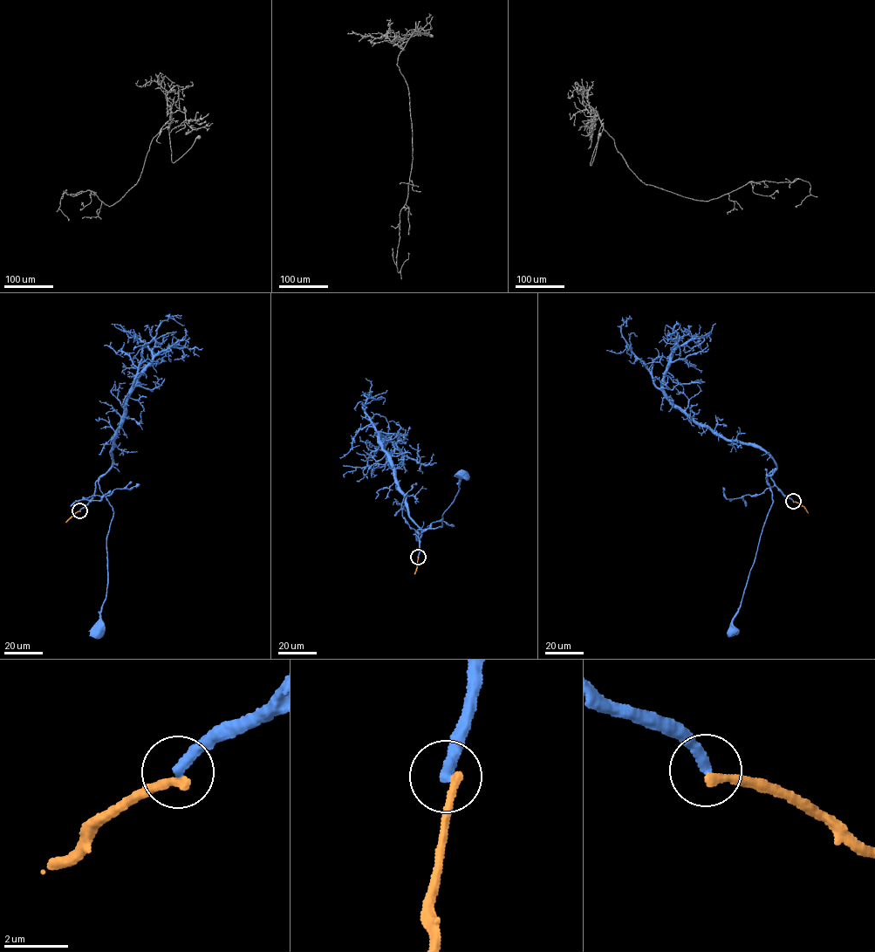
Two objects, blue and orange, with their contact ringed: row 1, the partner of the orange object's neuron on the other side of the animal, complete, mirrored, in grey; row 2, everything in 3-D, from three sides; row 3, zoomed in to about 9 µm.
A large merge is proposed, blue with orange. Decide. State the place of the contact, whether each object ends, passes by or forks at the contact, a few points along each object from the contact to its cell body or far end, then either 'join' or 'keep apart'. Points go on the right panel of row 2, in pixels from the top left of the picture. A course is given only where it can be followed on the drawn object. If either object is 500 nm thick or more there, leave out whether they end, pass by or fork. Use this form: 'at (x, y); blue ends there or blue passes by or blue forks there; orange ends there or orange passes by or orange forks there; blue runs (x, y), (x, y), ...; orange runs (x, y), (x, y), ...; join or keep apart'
at (793, 501); blue ends there; orange ends there; blue runs (793, 501), (784, 496), (775, 486), (769, 488), (773, 503), (739, 611), (730, 625), (731, 632); orange runs (793, 502), (803, 506), (808, 513); keep apart

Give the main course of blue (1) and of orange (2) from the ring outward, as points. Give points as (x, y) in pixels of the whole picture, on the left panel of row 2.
1: (79, 510), (88, 504), (94, 494), (105, 497), (113, 515), (106, 542), (106, 592), (97, 633)
2: (79, 510), (66, 523)

